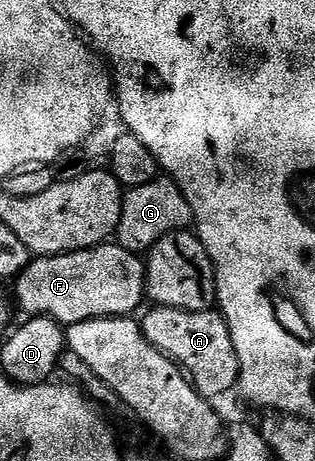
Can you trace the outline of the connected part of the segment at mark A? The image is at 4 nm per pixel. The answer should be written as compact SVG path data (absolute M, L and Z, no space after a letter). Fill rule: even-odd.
M162 305L150 308L150 313L145 318L140 318L139 324L145 332L145 337L155 348L165 357L174 361L182 373L193 382L193 386L205 397L218 399L224 393L229 393L238 388L241 368L239 367L240 357L235 351L235 343L231 339L229 324L224 316L217 311L183 311L182 309L172 309Z

